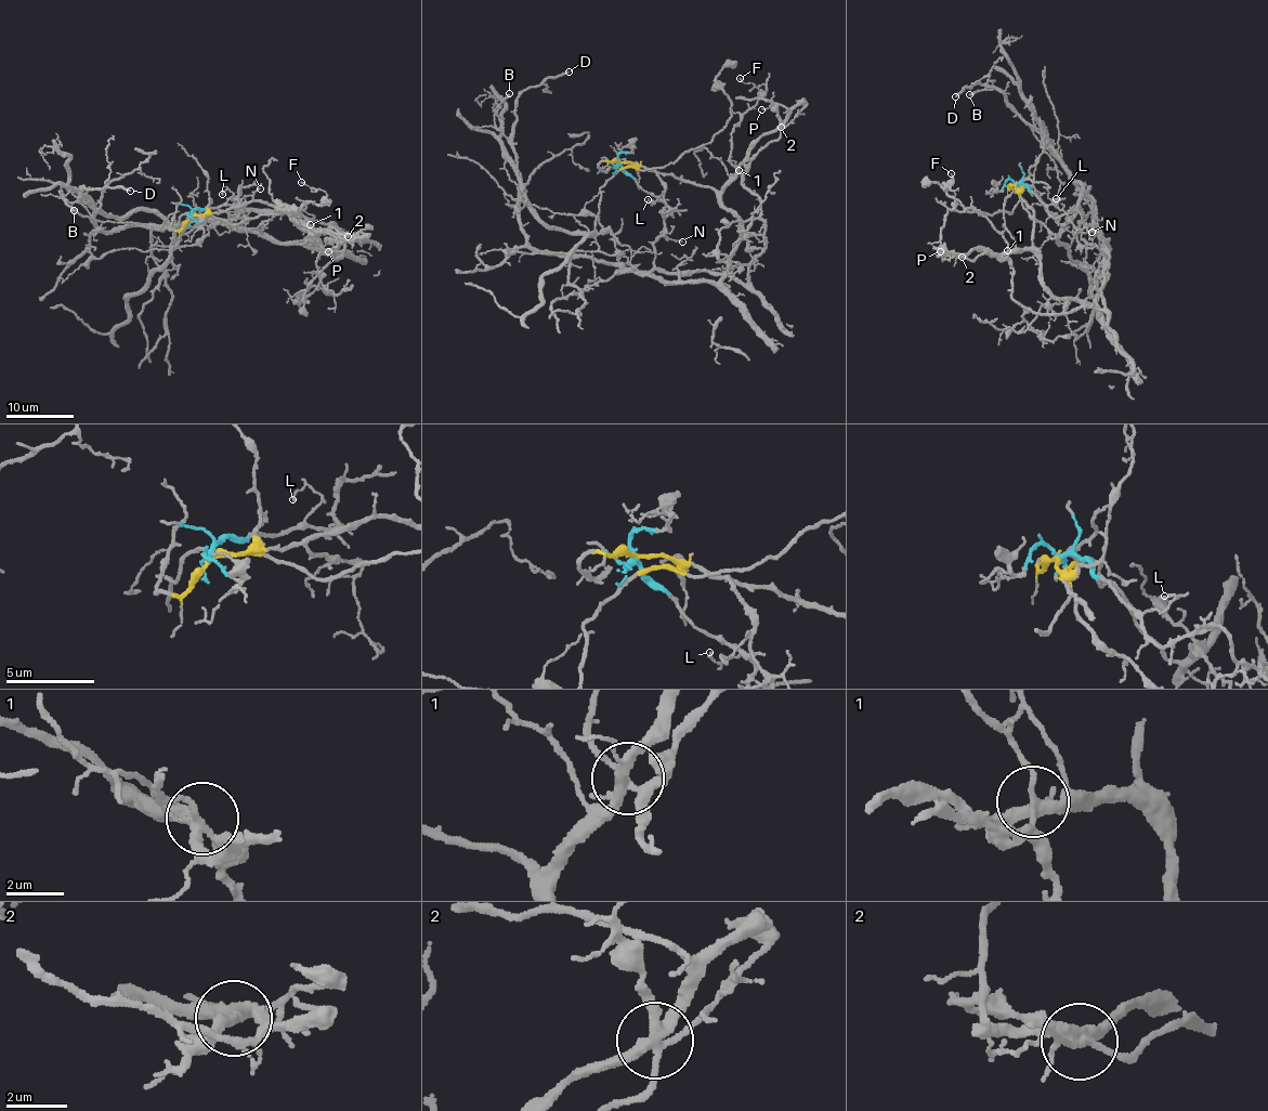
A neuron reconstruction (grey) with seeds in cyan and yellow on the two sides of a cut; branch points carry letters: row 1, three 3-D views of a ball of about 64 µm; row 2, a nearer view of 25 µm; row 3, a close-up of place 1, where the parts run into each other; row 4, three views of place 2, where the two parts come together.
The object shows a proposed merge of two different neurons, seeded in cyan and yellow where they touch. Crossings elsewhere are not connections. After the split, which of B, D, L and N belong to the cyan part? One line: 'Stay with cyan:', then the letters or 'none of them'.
Stay with cyan: L, N

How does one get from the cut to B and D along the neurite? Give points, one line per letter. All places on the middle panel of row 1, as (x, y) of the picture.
B: (619, 164), (629, 165), (599, 190), (596, 233), (550, 229), (531, 206), (515, 154), (494, 121), (509, 93)
D: (619, 164), (629, 165), (599, 190), (596, 234), (551, 230), (531, 206), (513, 142), (517, 99), (569, 73)

